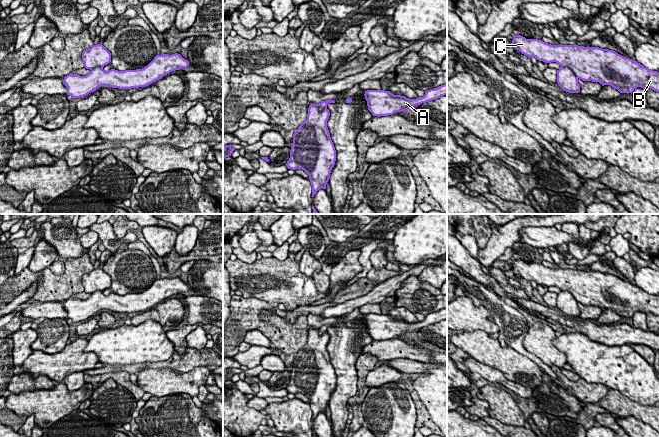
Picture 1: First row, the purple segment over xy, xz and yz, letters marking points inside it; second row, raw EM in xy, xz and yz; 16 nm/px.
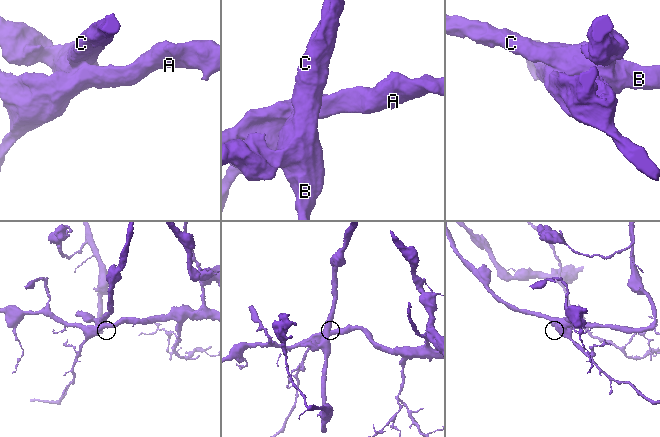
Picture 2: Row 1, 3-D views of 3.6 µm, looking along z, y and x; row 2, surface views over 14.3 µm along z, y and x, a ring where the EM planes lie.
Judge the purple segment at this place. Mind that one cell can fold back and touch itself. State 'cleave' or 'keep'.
cleave

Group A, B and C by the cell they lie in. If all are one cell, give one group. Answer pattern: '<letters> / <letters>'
A / B C

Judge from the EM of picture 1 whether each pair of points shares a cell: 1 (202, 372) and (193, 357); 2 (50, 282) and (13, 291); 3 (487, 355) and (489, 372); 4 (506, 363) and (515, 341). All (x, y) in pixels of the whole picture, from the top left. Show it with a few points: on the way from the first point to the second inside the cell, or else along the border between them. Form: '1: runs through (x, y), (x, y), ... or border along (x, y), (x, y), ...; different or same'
1: border along (210, 370), (194, 367), (176, 371); different
2: runs through (41, 277), (27, 277), (22, 282); same
3: border along (471, 356), (498, 369), (507, 379); different
4: border along (497, 339), (502, 346), (509, 346), (532, 361); different

